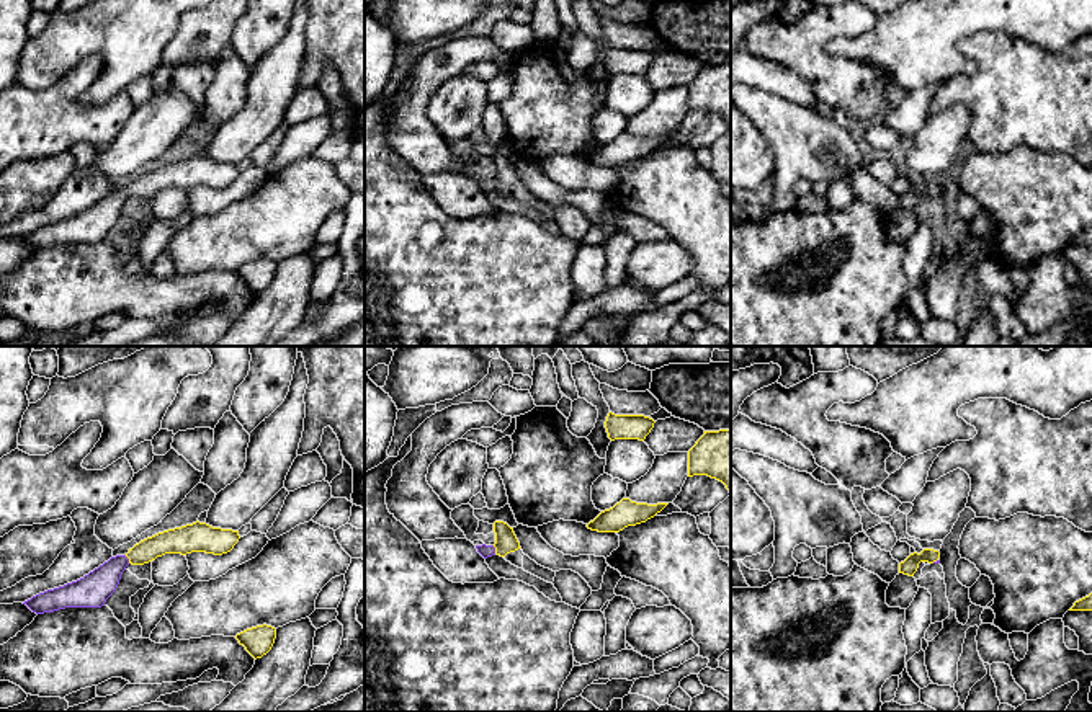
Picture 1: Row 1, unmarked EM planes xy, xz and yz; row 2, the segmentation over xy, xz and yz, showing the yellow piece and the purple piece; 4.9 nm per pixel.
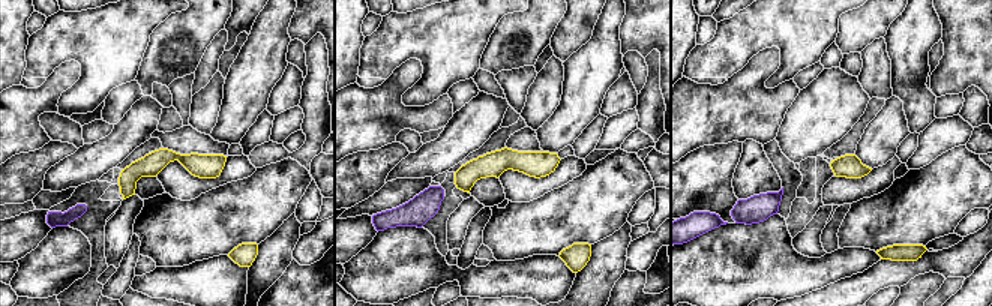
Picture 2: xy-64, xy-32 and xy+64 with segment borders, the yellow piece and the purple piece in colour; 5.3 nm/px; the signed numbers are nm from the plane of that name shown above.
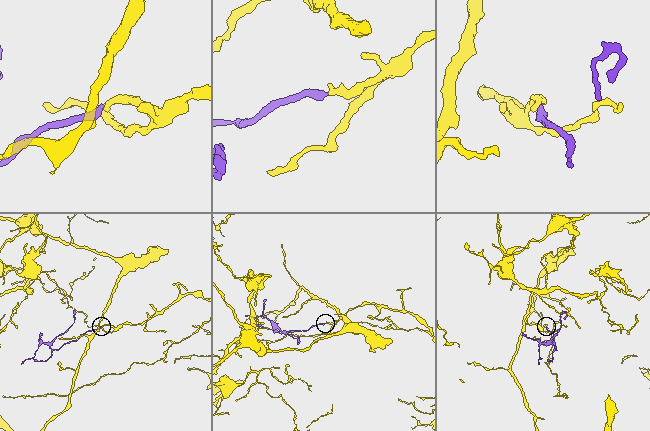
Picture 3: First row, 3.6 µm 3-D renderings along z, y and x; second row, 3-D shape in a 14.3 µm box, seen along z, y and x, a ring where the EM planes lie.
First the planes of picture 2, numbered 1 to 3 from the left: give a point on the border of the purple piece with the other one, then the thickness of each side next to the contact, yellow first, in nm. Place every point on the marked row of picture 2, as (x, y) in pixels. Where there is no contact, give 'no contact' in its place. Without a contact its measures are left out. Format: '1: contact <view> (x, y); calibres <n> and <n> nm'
1: no contact
2: no contact
3: no contact

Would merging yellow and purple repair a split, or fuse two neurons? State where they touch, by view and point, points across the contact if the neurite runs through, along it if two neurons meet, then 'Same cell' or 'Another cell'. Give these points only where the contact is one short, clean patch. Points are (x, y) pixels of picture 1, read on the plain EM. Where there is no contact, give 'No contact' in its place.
Touches yellow at xy (128, 191). Path across: xy (174, 175), (128, 191), (92, 224). Same cell

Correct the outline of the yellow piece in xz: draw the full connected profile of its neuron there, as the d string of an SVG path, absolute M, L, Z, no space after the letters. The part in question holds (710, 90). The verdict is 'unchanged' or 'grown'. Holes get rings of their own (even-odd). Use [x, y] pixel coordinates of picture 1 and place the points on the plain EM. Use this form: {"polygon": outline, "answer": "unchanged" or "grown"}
{"polygon": "M731 64L705 65L688 85L688 111L708 109L726 119L731 127Z", "answer": "unchanged"}

